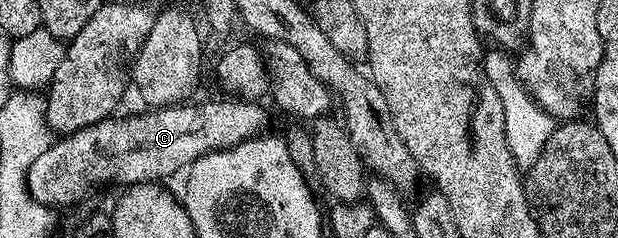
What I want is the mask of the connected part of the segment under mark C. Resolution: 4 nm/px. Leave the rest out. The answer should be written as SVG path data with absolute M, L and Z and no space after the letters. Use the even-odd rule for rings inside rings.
M226 100L230 102L206 102L203 106L179 104L151 109L150 114L139 118L118 118L111 116L88 128L59 137L46 152L40 154L27 170L26 186L31 197L44 206L59 208L78 202L93 186L101 182L122 182L123 187L135 186L137 182L161 183L177 170L185 171L197 158L211 154L213 150L227 150L249 138L257 138L266 126L266 110L254 100Z

